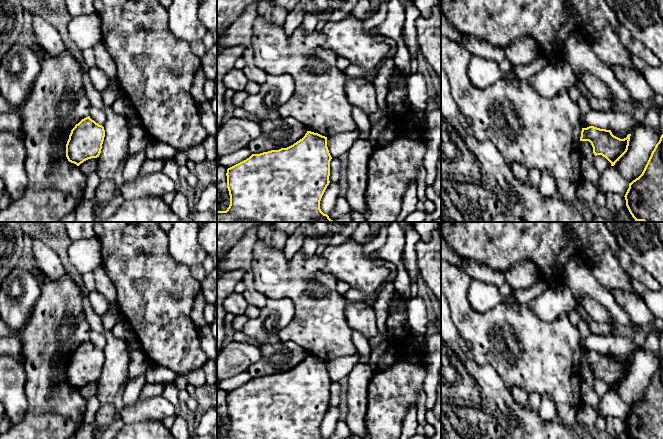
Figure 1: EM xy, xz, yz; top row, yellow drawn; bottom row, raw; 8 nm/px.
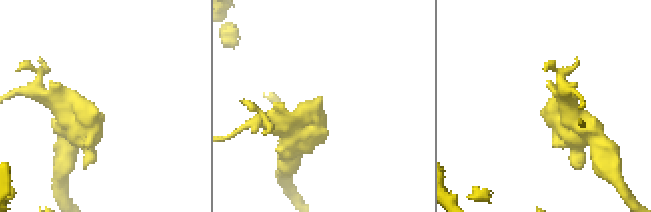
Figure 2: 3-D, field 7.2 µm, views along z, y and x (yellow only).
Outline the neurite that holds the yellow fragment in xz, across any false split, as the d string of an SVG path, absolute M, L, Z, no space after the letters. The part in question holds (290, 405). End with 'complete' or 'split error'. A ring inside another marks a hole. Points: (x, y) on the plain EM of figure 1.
M307 355L305 360L287 372L252 378L246 384L227 393L230 429L217 439L327 439L320 433L321 422L329 409L330 385L327 361Z; complete

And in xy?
M90 340L82 343L71 354L66 368L66 381L79 390L84 385L99 381L105 361L105 354Z; complete

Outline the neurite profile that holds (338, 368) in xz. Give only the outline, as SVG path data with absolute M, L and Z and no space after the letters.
M359 354L344 356L327 361L327 371L332 382L348 377L352 368L360 363Z

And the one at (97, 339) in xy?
M92 330L90 333L90 339L89 340L96 347L104 350L105 345L106 345L106 339L105 339L104 335Z

